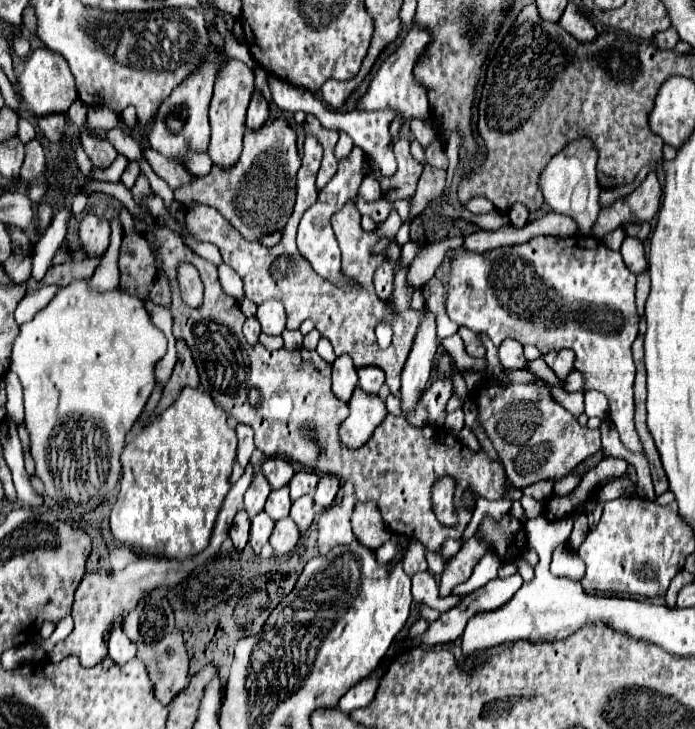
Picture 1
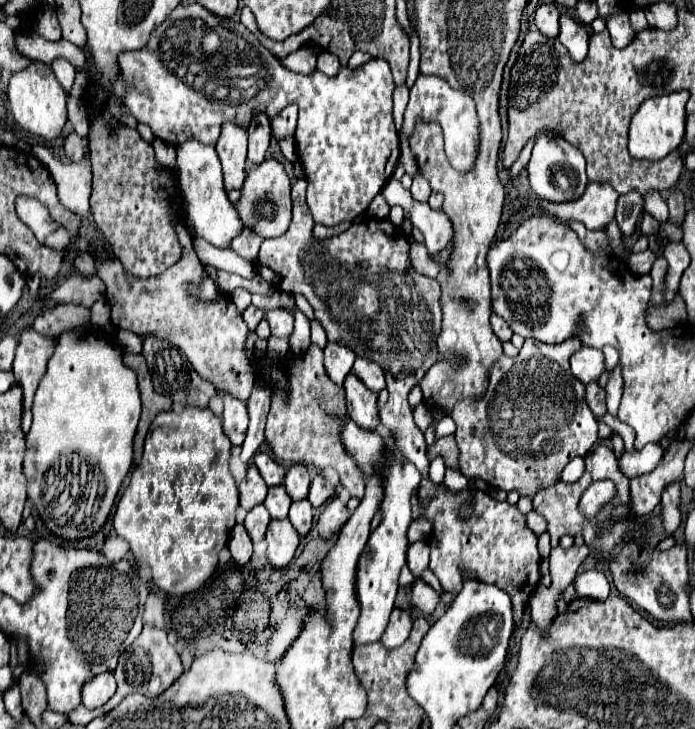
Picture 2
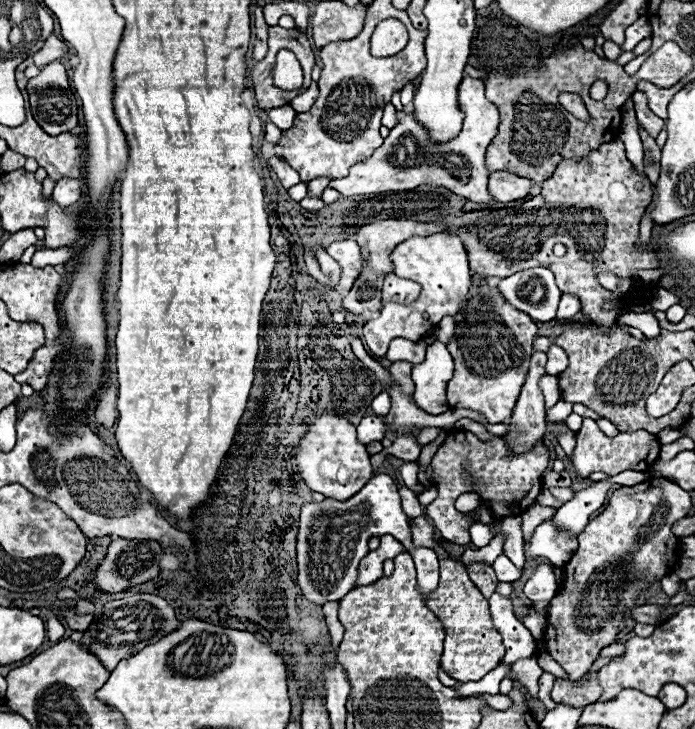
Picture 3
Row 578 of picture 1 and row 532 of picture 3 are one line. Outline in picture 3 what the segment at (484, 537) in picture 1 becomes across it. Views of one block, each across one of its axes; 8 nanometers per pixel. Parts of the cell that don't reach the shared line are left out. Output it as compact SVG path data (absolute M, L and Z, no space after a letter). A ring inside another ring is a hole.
M456 430L448 434L444 444L434 454L430 466L434 472L432 482L438 488L438 498L426 508L428 518L440 530L444 542L470 544L468 528L474 522L466 520L464 514L454 508L454 500L468 490L468 478L484 484L484 488L480 490L480 498L496 518L522 514L526 508L530 508L536 502L536 496L542 490L542 474L548 466L548 448L542 442L536 442L532 450L524 454L514 454L506 448L506 442L500 438L480 442L472 432Z

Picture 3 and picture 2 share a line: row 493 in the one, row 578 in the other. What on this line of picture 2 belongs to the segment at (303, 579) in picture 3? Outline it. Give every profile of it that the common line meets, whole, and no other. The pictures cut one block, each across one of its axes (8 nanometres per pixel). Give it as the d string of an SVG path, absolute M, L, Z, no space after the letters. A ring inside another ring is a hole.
M344 416L340 438L342 438L344 450L354 458L356 466L364 472L364 478L378 474L384 486L384 498L380 502L380 512L382 512L380 526L370 534L368 544L358 562L356 592L362 606L362 614L354 630L354 644L358 646L358 644L370 644L380 640L388 626L388 618L394 608L394 600L398 592L398 574L400 574L400 568L406 564L406 550L408 550L406 532L412 522L410 498L420 484L420 472L416 470L416 466L412 466L412 462L402 460L402 456L398 456L396 452L390 452L386 446L386 440L380 434L362 430L360 426L352 422L350 416Z

